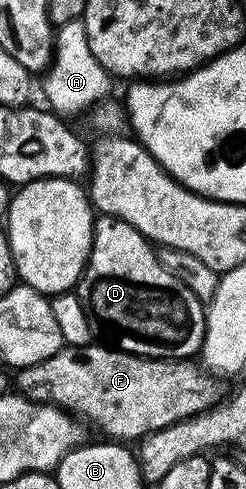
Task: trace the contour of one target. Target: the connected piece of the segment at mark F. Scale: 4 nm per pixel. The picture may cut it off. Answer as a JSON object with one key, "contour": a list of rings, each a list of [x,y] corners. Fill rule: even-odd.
{"contour":[[[97,341],[88,342],[83,347],[64,345],[52,357],[31,367],[21,368],[17,372],[17,390],[34,403],[48,403],[52,407],[61,407],[63,411],[87,424],[95,423],[106,434],[103,436],[114,441],[141,440],[153,431],[170,427],[179,423],[181,419],[190,419],[212,409],[224,398],[223,380],[203,369],[197,362],[149,359],[147,355],[133,355],[113,345],[105,346],[101,347]]]}

